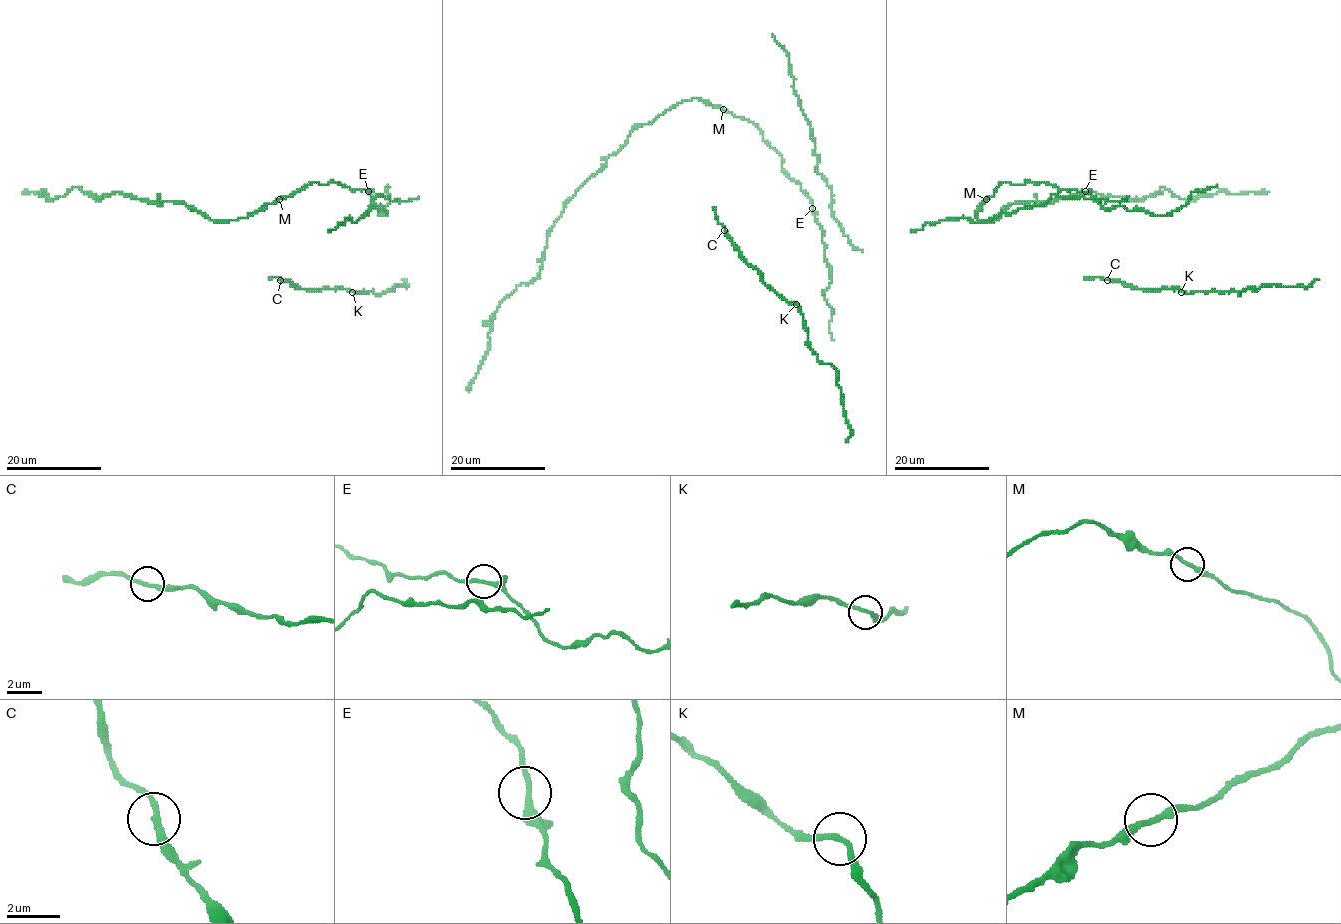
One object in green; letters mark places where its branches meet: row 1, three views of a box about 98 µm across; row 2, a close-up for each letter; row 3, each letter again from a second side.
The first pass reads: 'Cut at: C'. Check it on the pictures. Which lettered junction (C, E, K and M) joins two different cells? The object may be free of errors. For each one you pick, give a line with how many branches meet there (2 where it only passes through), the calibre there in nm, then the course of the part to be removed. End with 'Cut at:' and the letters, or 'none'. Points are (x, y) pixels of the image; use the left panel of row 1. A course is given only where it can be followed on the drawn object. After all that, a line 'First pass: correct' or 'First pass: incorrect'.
Cut at: none
First pass: incorrect

